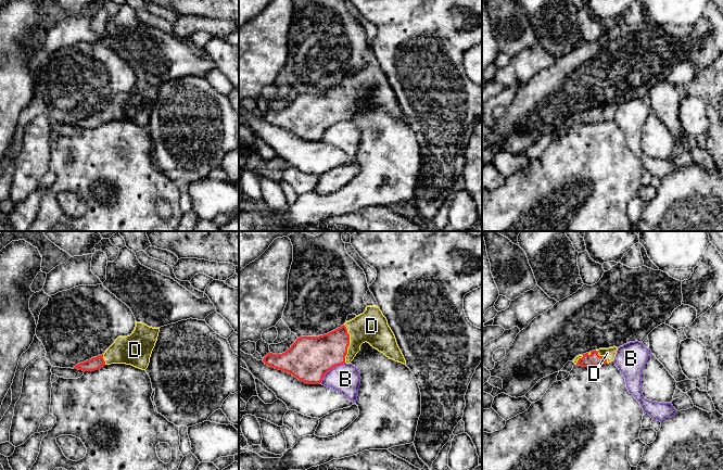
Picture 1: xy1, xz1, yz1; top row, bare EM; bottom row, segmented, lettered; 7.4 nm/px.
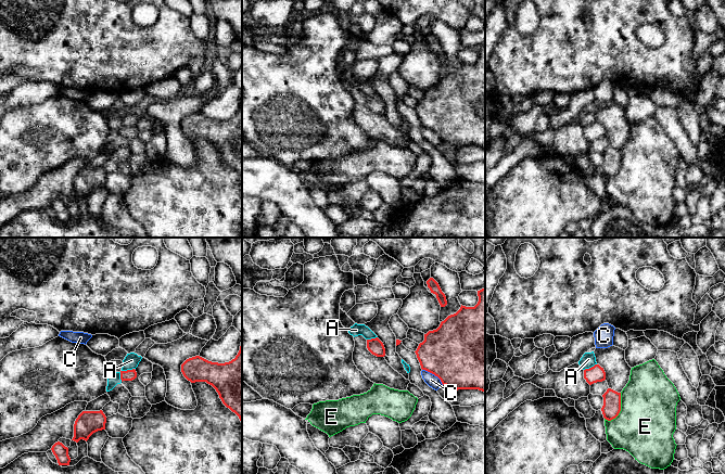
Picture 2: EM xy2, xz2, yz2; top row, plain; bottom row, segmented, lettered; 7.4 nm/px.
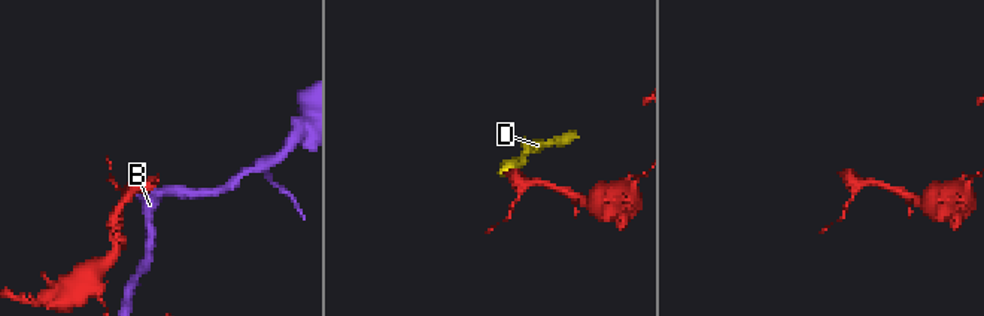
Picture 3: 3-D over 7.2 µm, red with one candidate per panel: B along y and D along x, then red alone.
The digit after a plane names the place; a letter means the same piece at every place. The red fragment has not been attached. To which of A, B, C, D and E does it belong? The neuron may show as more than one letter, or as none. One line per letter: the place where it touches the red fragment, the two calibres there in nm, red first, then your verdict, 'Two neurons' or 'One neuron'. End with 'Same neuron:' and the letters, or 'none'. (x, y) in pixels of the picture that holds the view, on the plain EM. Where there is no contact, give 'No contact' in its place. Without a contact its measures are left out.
A: Touches red at xy2 (123, 128). Thickness 80 nm (red) against 110 nm. Two neurons
B: Touches red at xz1 (331, 125). Thickness 320 nm (red) against 220 nm. Two neurons
C: Touches red at xz2 (433, 130). Thickness 480 nm (red) against 90 nm. Two neurons
D: Touches red at xz1 (349, 100). Thickness 280 nm (red) against 240 nm. One neuron
E: Touches red at yz2 (620, 167). Thickness 140 nm (red) against 440 nm. Two neurons
Same neuron: D

